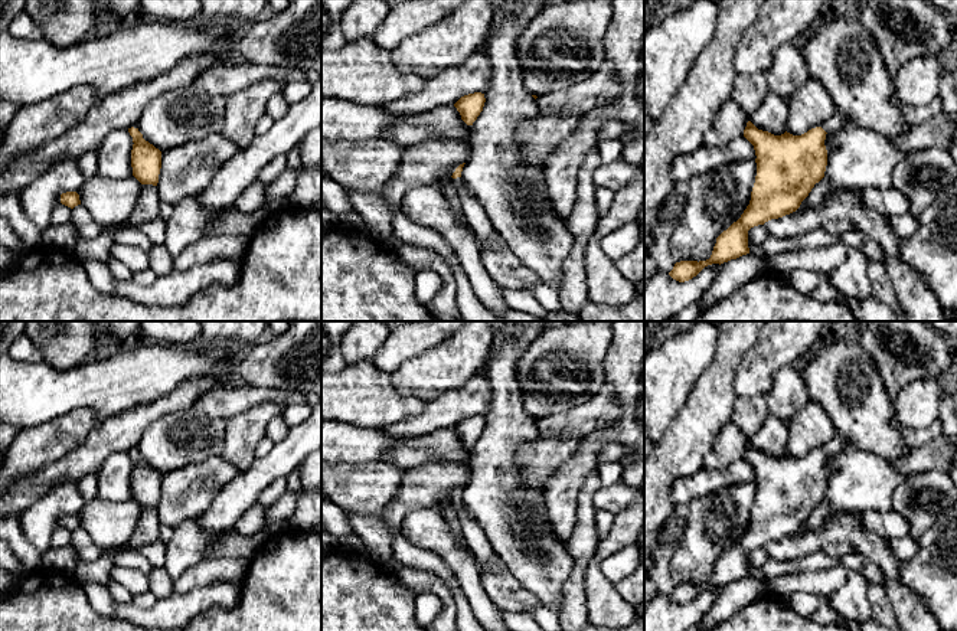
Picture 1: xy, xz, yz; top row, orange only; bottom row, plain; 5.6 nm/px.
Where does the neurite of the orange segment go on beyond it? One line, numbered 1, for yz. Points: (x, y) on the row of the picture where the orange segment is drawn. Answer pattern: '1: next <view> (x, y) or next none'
1: next yz (838, 120)

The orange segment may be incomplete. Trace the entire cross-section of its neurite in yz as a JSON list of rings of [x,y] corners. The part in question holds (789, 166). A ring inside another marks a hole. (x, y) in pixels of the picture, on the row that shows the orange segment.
[[[836,111],[822,127],[801,135],[774,135],[747,122],[744,137],[754,146],[757,176],[751,200],[741,218],[724,231],[706,261],[676,262],[669,275],[685,282],[705,267],[724,264],[749,254],[748,231],[796,212],[816,183],[824,177],[827,166],[826,134],[853,125]]]

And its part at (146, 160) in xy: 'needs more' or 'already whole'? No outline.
already whole

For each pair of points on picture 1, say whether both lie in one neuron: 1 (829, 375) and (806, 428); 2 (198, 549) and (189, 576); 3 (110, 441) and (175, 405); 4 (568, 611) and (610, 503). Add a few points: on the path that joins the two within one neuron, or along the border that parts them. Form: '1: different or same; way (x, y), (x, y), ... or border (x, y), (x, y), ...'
1: different; border (810, 399), (826, 412), (835, 432)
2: different; border (203, 558), (175, 579)
3: same; way (126, 430), (139, 418), (159, 408)
4: different; border (600, 486), (593, 496), (595, 510)

